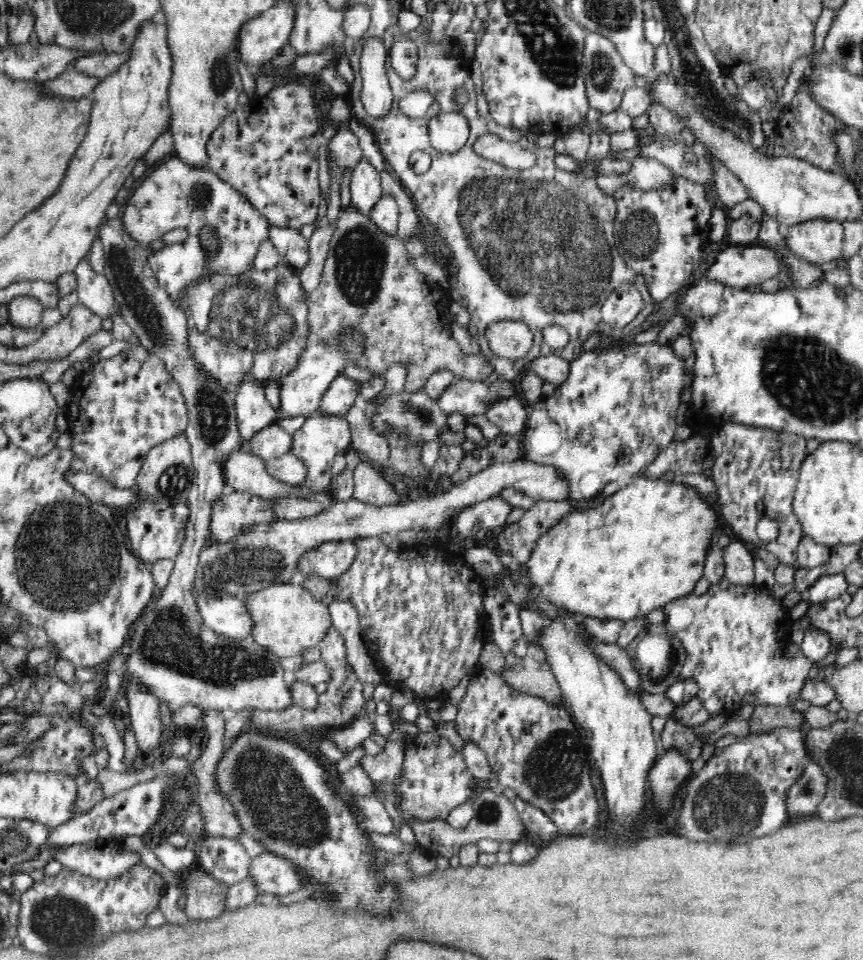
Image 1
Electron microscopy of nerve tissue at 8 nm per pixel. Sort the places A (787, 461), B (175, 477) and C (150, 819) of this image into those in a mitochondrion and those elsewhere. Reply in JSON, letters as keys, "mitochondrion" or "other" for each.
{"A":"other","B":"mitochondrion","C":"other"}

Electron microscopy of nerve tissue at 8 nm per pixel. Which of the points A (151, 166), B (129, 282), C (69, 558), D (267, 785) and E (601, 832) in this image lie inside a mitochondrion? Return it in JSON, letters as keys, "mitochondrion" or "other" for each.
{"A":"other","B":"mitochondrion","C":"mitochondrion","D":"mitochondrion","E":"other"}

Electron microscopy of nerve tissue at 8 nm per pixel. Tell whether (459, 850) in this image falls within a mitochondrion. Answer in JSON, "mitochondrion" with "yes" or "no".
{"mitochondrion":"no"}

